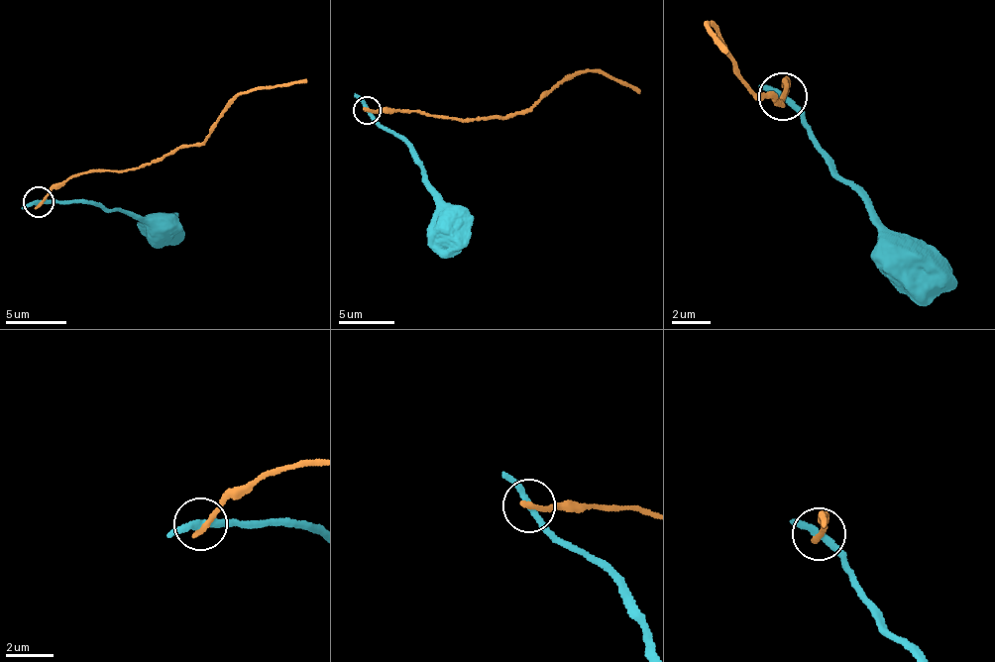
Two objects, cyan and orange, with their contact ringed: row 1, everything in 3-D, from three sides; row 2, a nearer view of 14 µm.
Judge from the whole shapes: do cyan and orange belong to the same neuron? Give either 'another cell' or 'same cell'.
another cell

